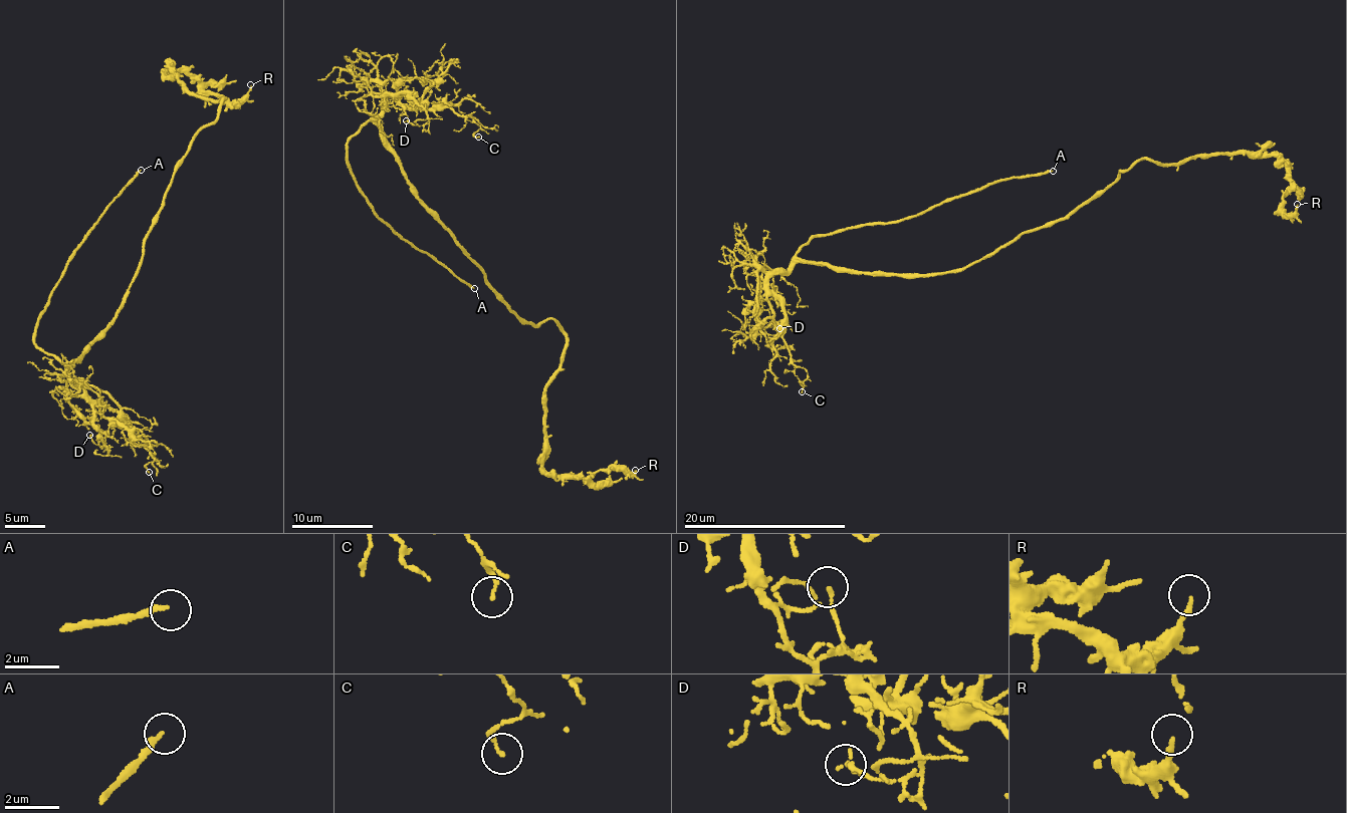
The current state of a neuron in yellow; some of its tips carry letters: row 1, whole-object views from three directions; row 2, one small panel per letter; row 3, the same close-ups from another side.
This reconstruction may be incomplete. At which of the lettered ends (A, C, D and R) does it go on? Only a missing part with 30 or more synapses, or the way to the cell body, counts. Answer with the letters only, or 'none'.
A

